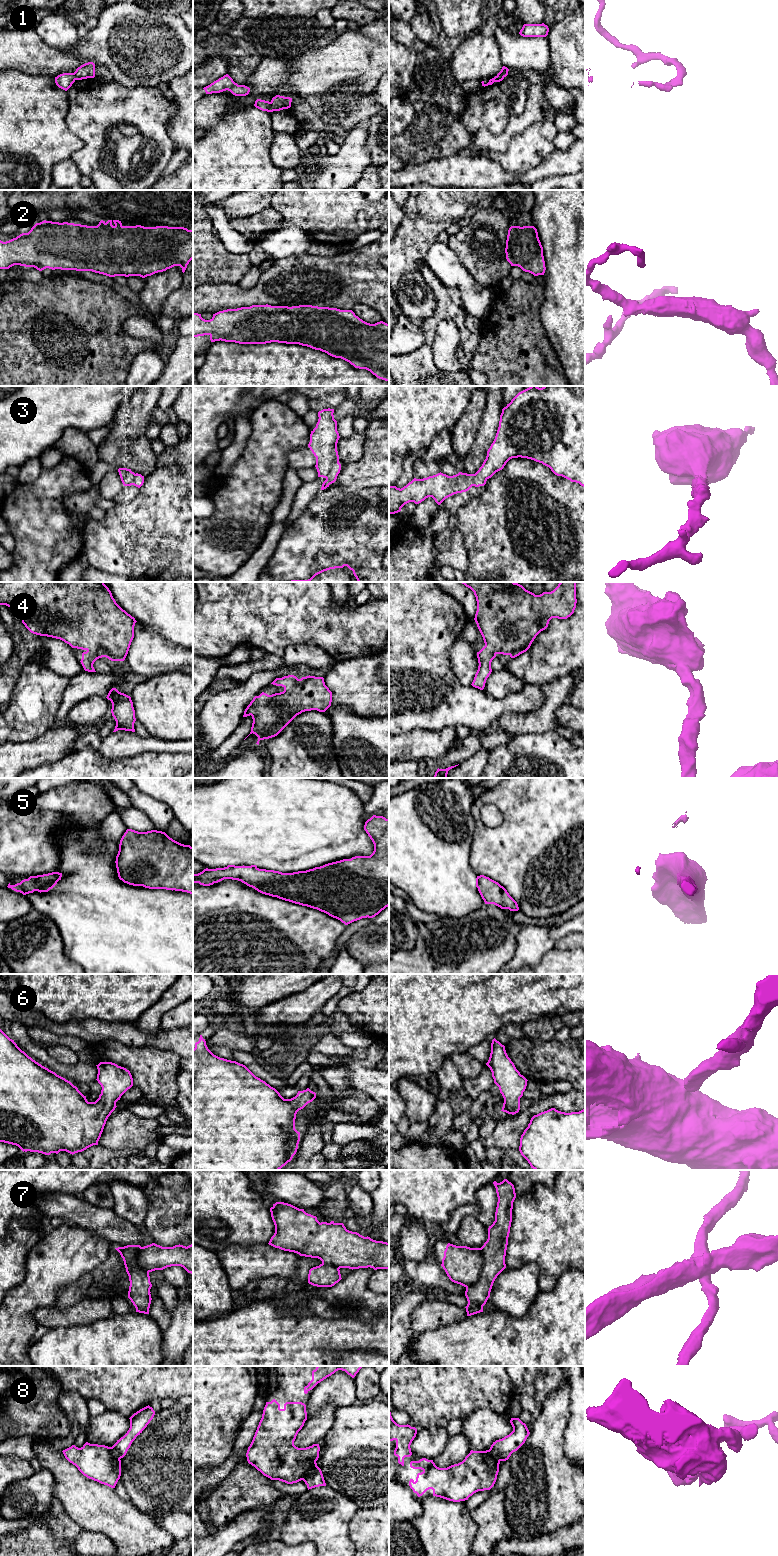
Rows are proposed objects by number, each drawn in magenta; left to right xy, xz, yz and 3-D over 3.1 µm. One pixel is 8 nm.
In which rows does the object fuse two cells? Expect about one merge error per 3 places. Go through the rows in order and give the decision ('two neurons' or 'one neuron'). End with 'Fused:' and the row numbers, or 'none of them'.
1: two neurons
2: one neuron
3: one neuron
4: one neuron
5: two neurons
6: one neuron
7: two neurons
8: two neurons
Fused: 1, 5, 7, 8

